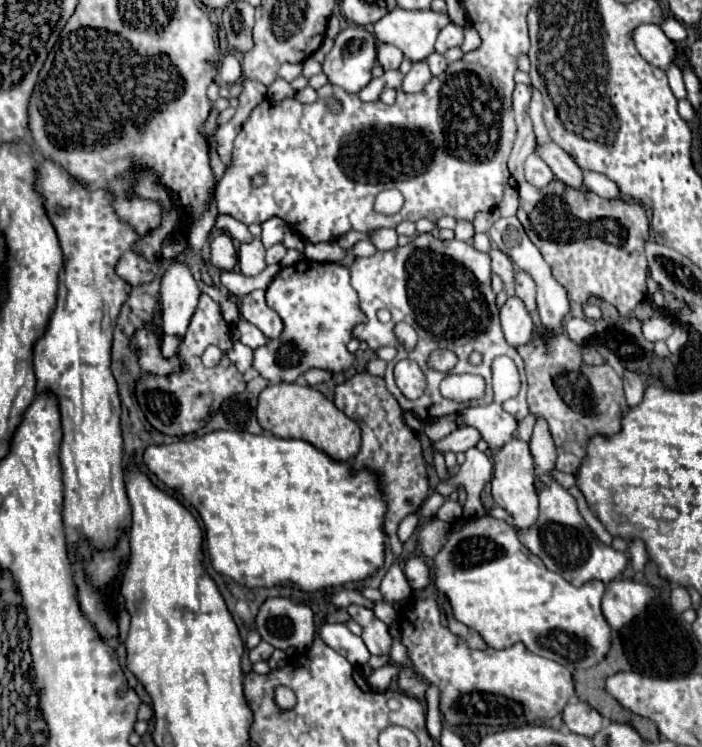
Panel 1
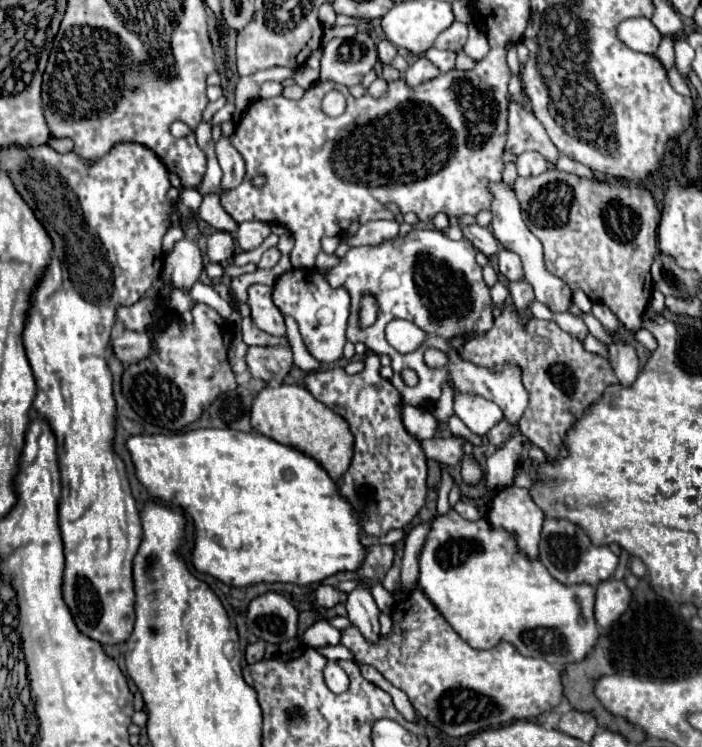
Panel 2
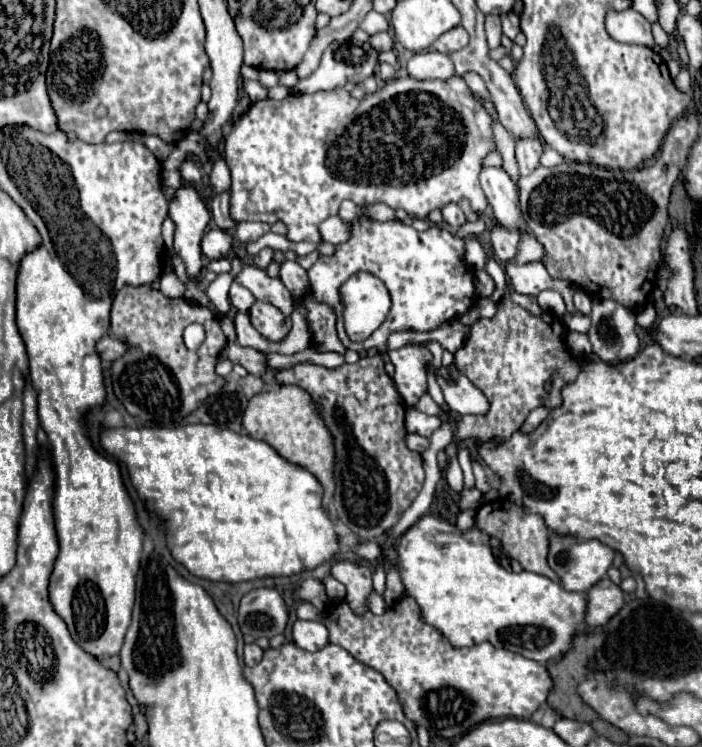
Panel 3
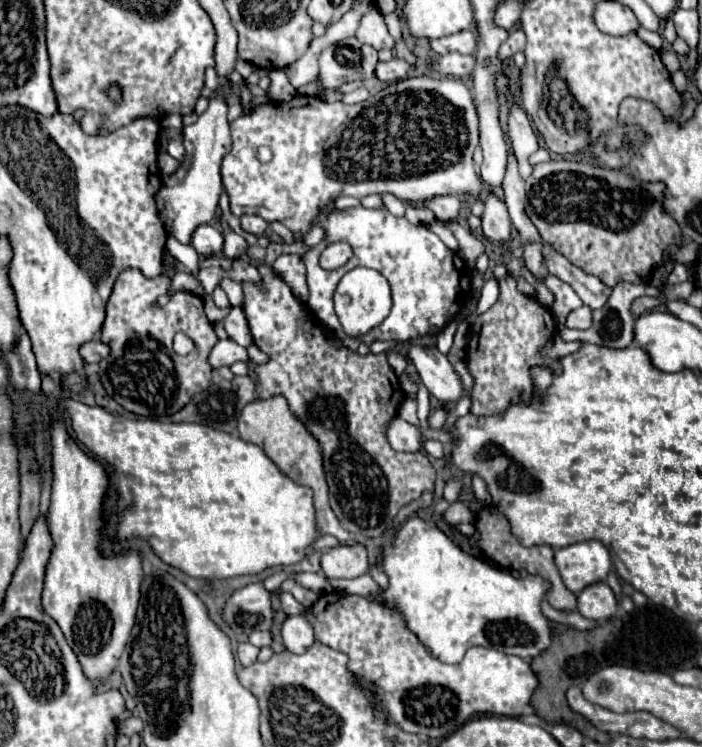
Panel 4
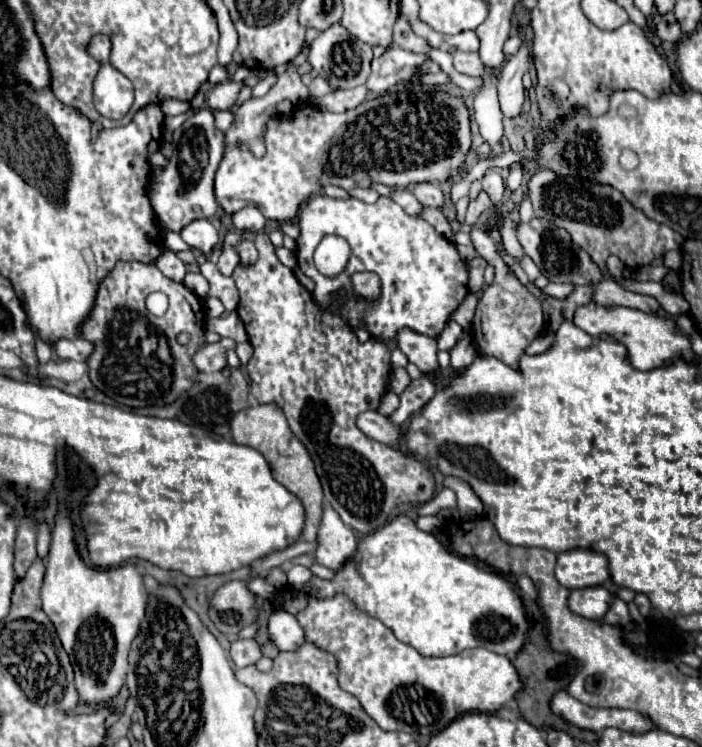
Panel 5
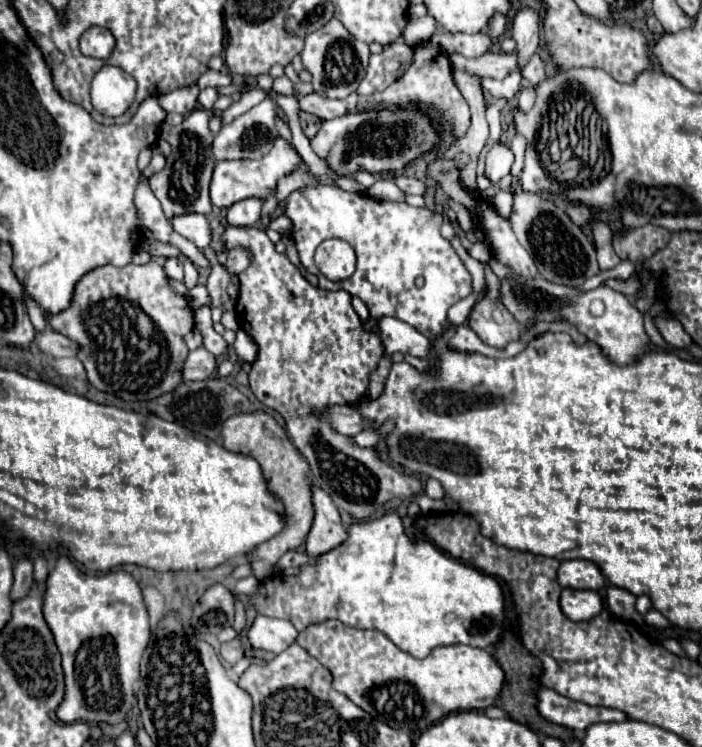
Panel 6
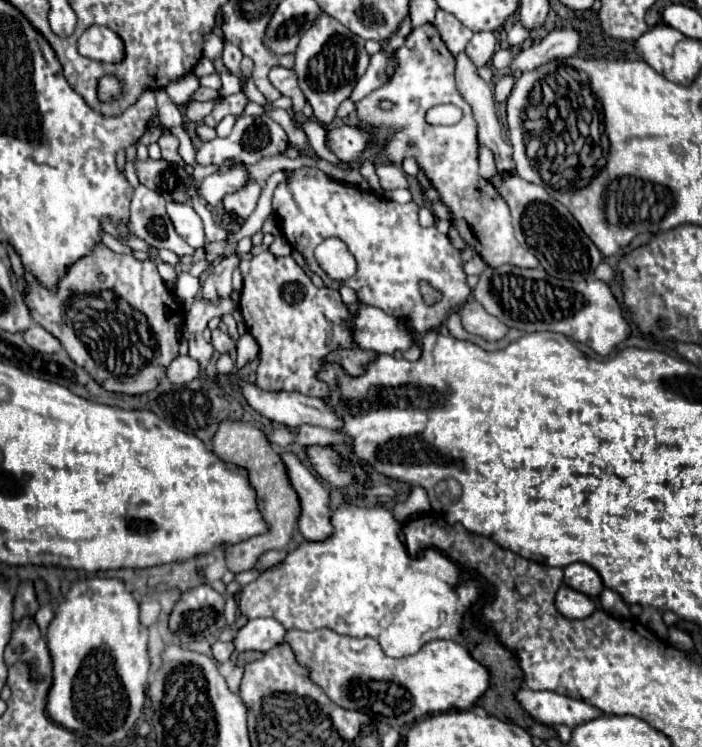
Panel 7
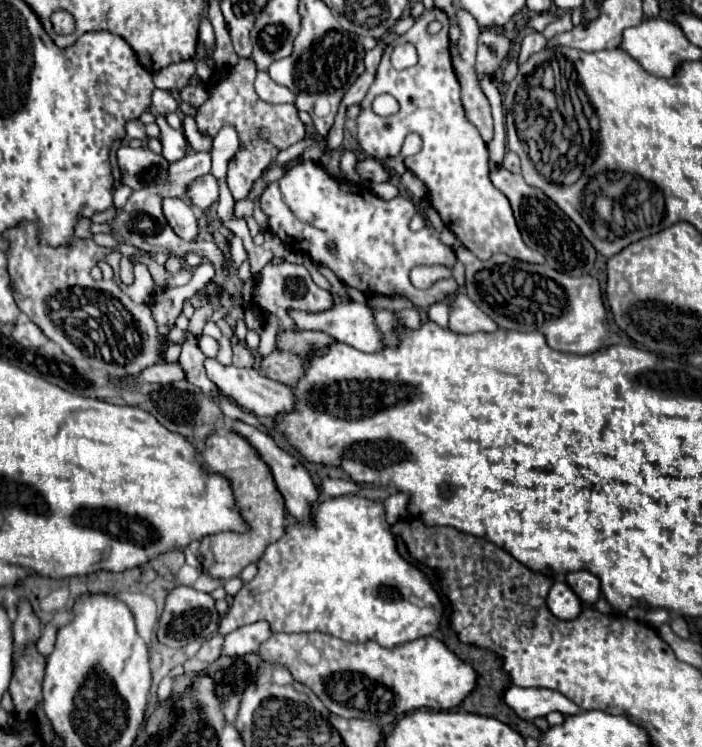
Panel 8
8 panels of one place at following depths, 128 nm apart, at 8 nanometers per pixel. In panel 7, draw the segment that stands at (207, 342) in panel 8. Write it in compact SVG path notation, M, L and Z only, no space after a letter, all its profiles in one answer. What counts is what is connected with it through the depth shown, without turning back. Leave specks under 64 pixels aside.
M218 328L212 332L212 340L210 340L210 344L212 344L212 348L214 348L216 352L220 352L220 354L224 354L224 352L232 352L232 350L236 348L236 342L234 342L228 334L220 332Z

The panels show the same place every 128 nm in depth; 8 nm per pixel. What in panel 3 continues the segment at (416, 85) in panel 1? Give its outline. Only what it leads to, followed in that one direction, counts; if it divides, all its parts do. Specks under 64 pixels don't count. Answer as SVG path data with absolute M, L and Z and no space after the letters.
M420 52L420 54L414 54L412 60L408 62L408 74L416 80L428 80L428 78L448 80L456 72L454 72L452 58L448 54Z

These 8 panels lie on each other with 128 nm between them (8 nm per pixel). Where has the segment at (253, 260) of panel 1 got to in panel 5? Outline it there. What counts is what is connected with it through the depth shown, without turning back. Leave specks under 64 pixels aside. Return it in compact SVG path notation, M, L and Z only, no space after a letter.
M246 206L238 212L232 214L232 222L238 230L248 230L248 232L260 232L266 224L266 218L256 206Z

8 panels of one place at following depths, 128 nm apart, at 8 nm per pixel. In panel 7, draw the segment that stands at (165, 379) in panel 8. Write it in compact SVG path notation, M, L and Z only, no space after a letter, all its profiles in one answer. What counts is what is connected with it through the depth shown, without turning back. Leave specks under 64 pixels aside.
M178 356L166 368L166 380L172 384L186 384L200 376L200 366L190 356Z

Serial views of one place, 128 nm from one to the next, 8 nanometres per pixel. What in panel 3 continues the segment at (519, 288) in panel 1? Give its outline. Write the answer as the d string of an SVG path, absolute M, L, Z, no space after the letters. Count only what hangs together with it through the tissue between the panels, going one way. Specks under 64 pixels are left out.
M492 224L490 228L490 240L492 240L492 248L494 254L502 260L502 264L506 260L512 260L516 254L516 244L518 244L518 234L516 232L508 232L508 228L500 228L500 224Z

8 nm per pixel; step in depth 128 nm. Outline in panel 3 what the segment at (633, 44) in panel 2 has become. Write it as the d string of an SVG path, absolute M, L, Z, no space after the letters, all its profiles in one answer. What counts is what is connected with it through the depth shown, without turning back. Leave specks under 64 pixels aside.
M626 8L622 12L610 10L606 14L606 32L618 40L618 42L626 42L626 44L642 44L642 46L654 46L654 38L650 32L650 22L638 14L632 8Z

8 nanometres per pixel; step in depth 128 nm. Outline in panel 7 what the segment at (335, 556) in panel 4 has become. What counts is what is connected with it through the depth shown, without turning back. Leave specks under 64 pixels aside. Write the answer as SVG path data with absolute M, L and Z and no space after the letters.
M280 452L286 466L288 480L300 500L298 528L306 540L324 540L332 534L328 492L314 478L314 474L302 464L302 460L292 452Z

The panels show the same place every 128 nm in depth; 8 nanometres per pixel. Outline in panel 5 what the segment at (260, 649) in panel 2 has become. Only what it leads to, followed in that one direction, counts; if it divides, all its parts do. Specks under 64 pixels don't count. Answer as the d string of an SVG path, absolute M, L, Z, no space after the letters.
M234 640L230 646L230 656L238 668L244 668L256 664L262 654L254 640Z

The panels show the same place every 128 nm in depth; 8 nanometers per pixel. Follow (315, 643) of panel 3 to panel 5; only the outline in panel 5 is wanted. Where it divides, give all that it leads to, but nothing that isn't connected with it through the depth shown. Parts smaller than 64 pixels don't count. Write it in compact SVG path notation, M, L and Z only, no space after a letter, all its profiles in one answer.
M278 610L268 618L268 638L278 650L296 650L304 644L304 630L300 628L296 616Z

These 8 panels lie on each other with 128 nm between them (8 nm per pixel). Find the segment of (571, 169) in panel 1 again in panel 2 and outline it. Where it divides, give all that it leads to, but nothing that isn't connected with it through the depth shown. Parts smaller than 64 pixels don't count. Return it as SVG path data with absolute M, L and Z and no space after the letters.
M508 96L508 140L506 140L506 152L518 156L526 150L540 152L548 162L556 162L558 150L550 142L544 126L530 108L524 108L516 100Z

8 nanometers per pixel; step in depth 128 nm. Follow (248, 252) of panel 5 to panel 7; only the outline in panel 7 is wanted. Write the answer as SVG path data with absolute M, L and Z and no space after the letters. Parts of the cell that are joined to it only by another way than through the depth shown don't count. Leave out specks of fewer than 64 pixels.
M236 254L226 256L208 270L208 278L204 280L204 286L202 286L202 298L206 302L214 302L214 300L222 300L224 296L230 296L232 270L238 266L238 262L240 258Z

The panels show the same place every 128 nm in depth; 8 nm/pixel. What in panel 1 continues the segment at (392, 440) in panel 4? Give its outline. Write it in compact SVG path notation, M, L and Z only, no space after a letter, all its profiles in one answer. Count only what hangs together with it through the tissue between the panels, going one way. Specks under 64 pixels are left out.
M466 426L466 428L456 428L450 436L434 442L434 450L436 450L438 454L446 454L446 452L458 454L458 452L466 452L468 448L476 446L478 440L480 440L480 432L478 432L478 430L474 430L474 428L470 428L470 426Z

